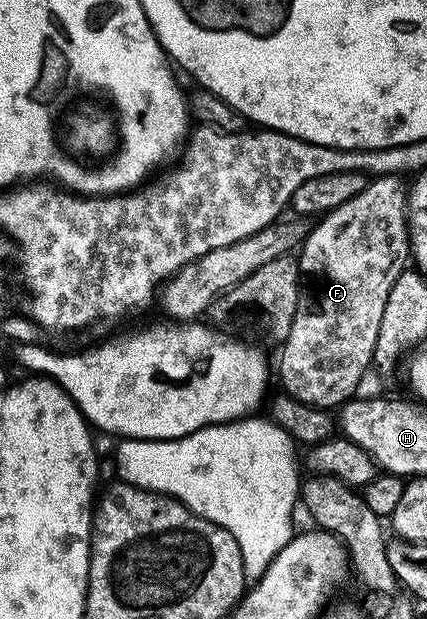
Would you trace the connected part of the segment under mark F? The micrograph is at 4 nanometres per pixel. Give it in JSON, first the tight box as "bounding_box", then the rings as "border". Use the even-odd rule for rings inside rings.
{"bounding_box":[279,176,411,410],"border":[[[376,176],[361,190],[361,194],[357,194],[353,198],[349,198],[349,202],[345,202],[341,206],[337,206],[332,212],[326,213],[318,221],[319,224],[310,229],[306,240],[303,241],[297,252],[297,263],[300,273],[311,283],[311,288],[304,287],[302,289],[299,301],[297,302],[297,310],[293,314],[293,326],[289,326],[289,338],[285,338],[279,352],[279,380],[283,383],[282,391],[292,396],[295,400],[307,404],[311,408],[319,408],[326,410],[335,410],[347,403],[356,395],[355,392],[359,388],[359,383],[363,380],[367,368],[372,367],[375,357],[375,346],[377,344],[377,330],[381,330],[381,313],[385,310],[385,298],[389,298],[389,290],[393,286],[393,282],[397,282],[397,278],[405,271],[409,264],[409,253],[411,250],[411,241],[407,239],[407,189],[402,176]]]}

